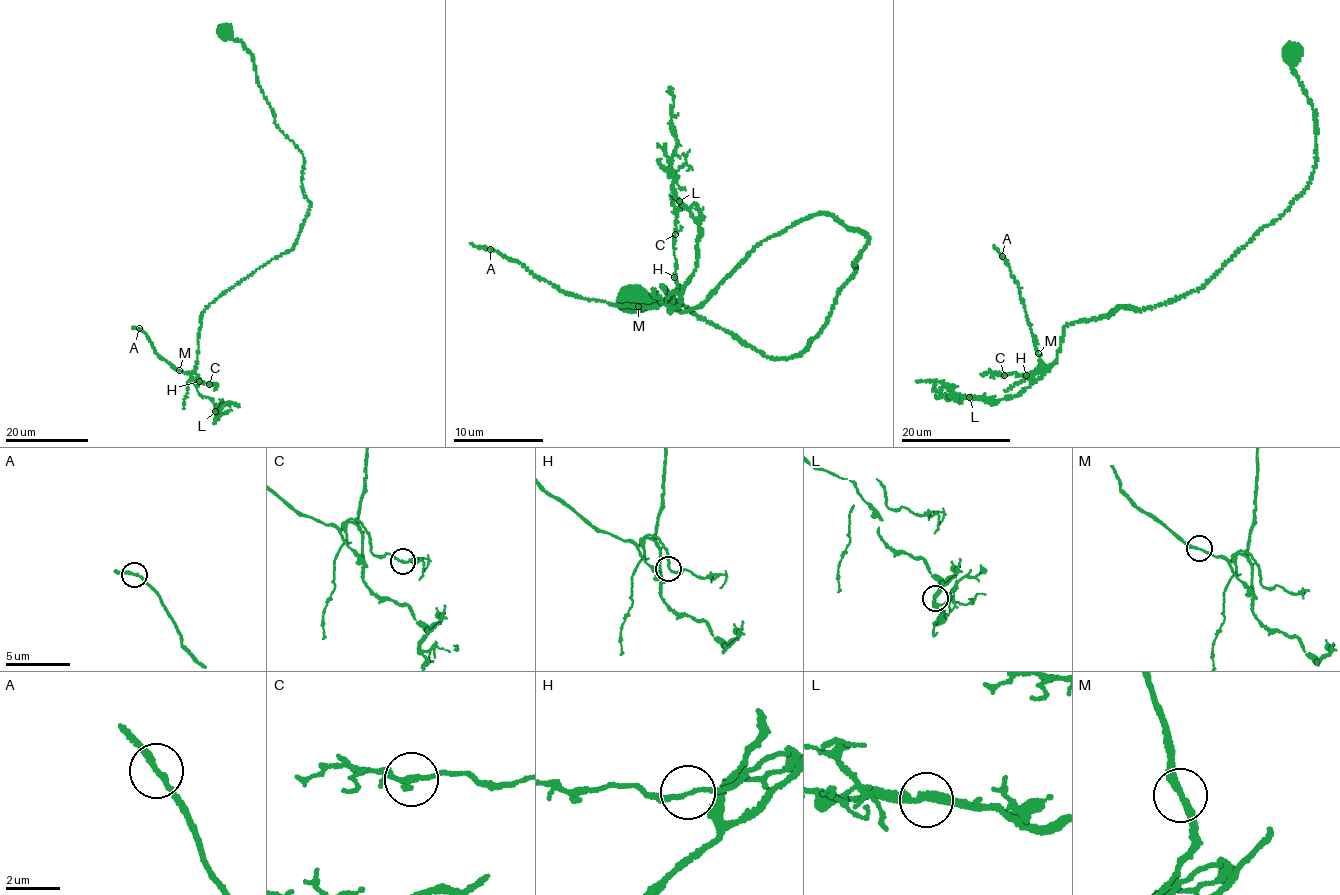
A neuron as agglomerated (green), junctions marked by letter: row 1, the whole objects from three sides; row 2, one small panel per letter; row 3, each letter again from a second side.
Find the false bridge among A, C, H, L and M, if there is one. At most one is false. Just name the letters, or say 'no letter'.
no letter

